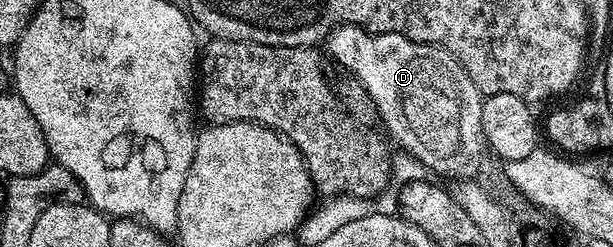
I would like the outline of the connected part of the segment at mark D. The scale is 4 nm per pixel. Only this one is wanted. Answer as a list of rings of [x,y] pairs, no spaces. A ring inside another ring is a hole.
[[[338,25],[326,38],[326,46],[332,52],[332,57],[348,73],[353,73],[355,80],[364,88],[368,94],[368,100],[380,112],[380,117],[384,120],[384,125],[388,128],[387,136],[391,138],[397,146],[399,144],[416,161],[421,161],[428,169],[433,169],[436,173],[441,173],[444,177],[451,179],[472,179],[477,176],[476,172],[480,169],[480,155],[486,151],[484,144],[484,132],[482,131],[482,103],[484,97],[478,87],[466,75],[466,71],[444,48],[439,45],[422,45],[419,41],[412,41],[409,37],[404,37],[400,33],[369,33],[367,29],[360,25]]]

